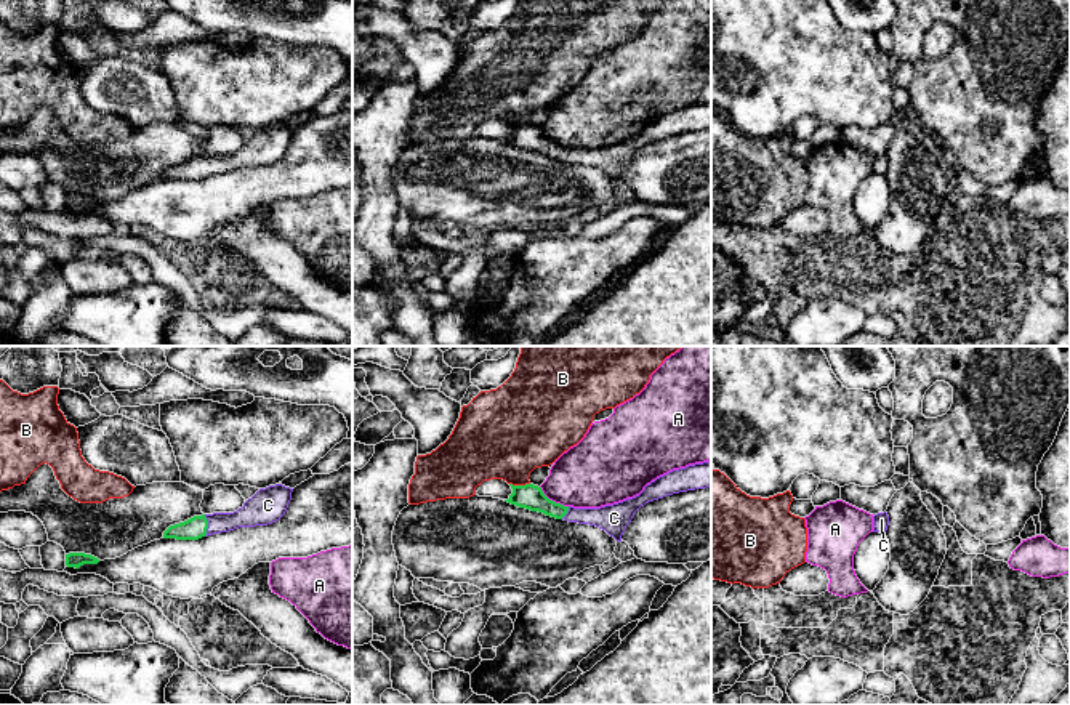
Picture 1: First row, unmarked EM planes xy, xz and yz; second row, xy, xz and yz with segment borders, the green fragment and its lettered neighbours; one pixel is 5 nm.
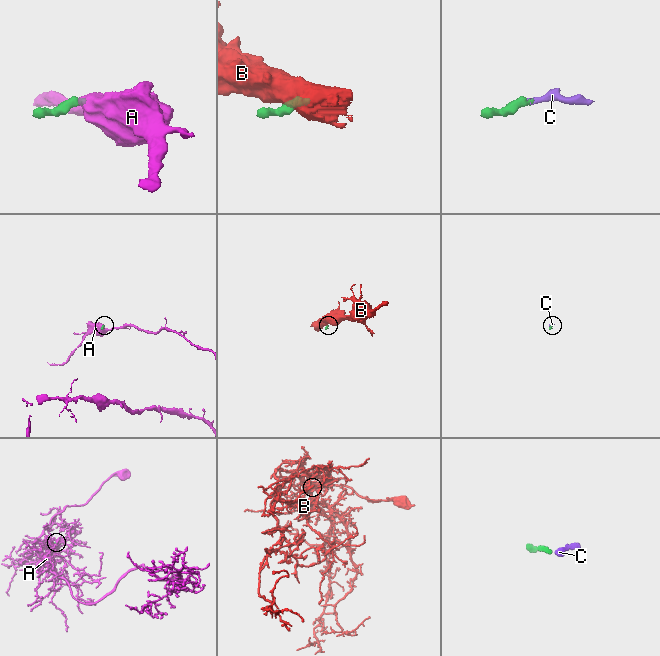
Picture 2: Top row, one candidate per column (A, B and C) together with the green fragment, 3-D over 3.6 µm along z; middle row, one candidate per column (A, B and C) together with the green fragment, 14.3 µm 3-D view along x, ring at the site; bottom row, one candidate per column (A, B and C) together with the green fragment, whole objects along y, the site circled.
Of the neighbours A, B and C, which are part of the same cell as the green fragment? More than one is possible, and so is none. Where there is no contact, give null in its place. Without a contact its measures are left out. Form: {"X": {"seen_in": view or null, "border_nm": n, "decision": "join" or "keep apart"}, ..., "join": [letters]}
{"A": {"seen_in": "xz", "border_nm": 180, "decision": "keep apart"}, "B": {"seen_in": "xz", "border_nm": 100, "decision": "keep apart"}, "C": {"seen_in": "xy", "border_nm": 110, "decision": "join"}, "join": ["C"]}

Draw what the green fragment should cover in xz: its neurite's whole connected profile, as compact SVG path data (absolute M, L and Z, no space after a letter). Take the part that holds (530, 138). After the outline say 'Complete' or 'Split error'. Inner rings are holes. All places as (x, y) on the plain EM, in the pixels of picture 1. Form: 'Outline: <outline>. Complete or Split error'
Outline: M703 103L673 111L647 125L639 136L601 149L564 147L549 141L541 128L533 125L509 127L513 135L505 143L556 160L596 167L617 183L621 183L626 167L631 163L634 154L646 144L679 133L711 128L711 104Z. Split error

